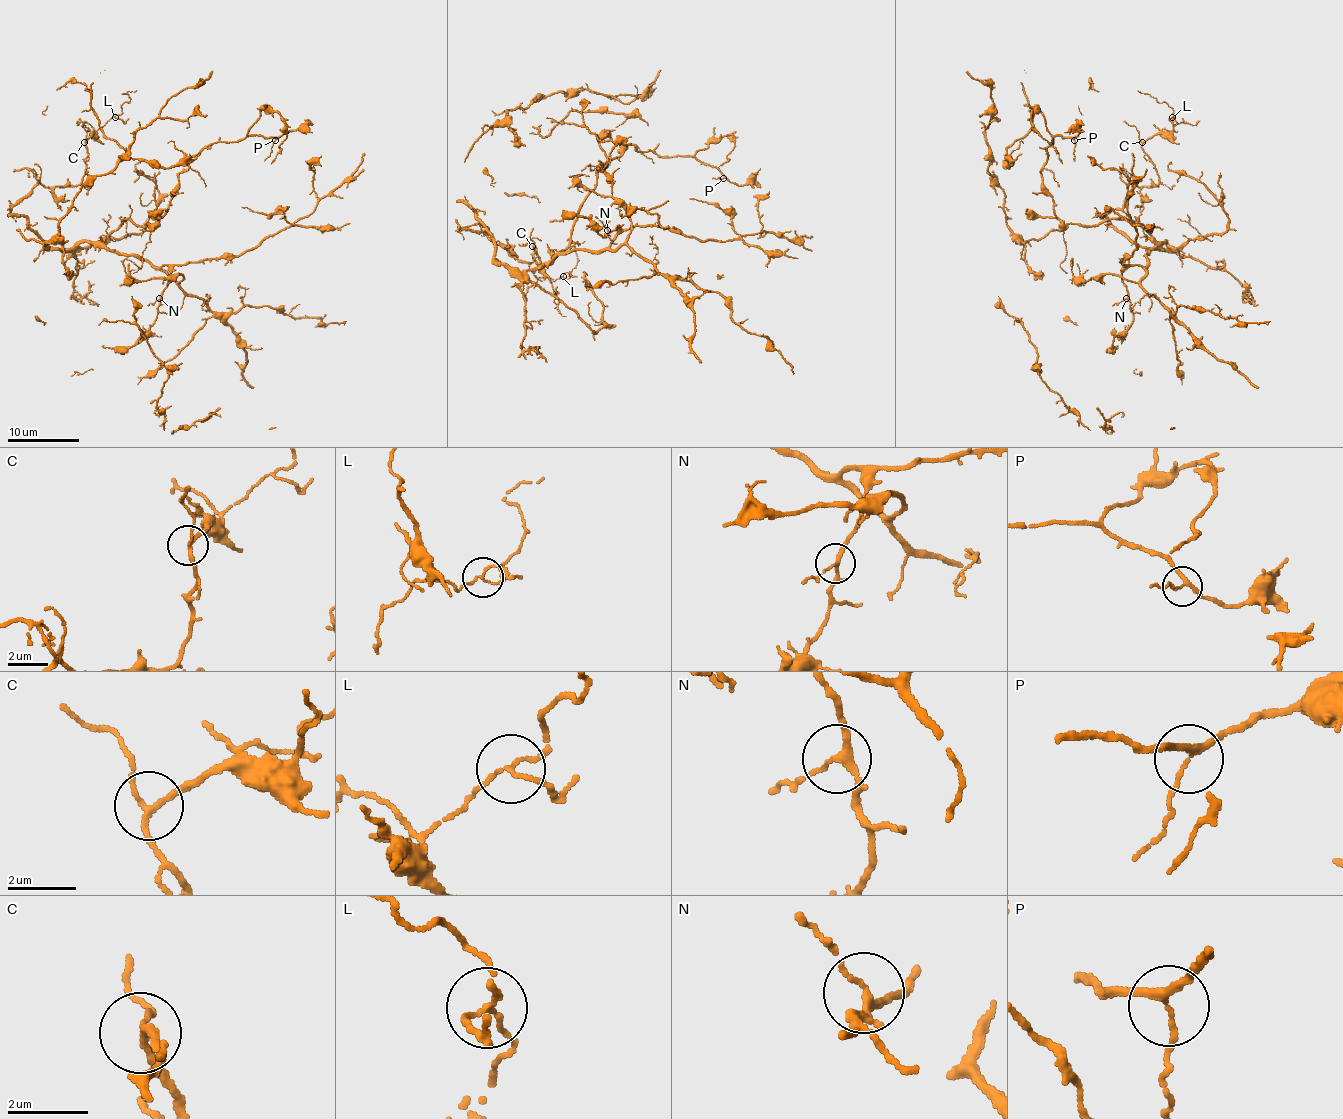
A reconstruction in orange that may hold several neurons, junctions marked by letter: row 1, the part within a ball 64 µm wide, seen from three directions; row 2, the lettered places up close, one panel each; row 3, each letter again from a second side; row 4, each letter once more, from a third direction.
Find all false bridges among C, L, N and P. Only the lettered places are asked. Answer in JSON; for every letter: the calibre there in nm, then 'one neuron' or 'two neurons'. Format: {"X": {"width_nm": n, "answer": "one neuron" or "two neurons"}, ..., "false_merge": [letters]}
{"C": {"width_nm": 150, "answer": "one neuron"}, "L": {"width_nm": 90, "answer": "one neuron"}, "N": {"width_nm": 170, "answer": "one neuron"}, "P": {"width_nm": 150, "answer": "one neuron"}, "false_merge": []}

